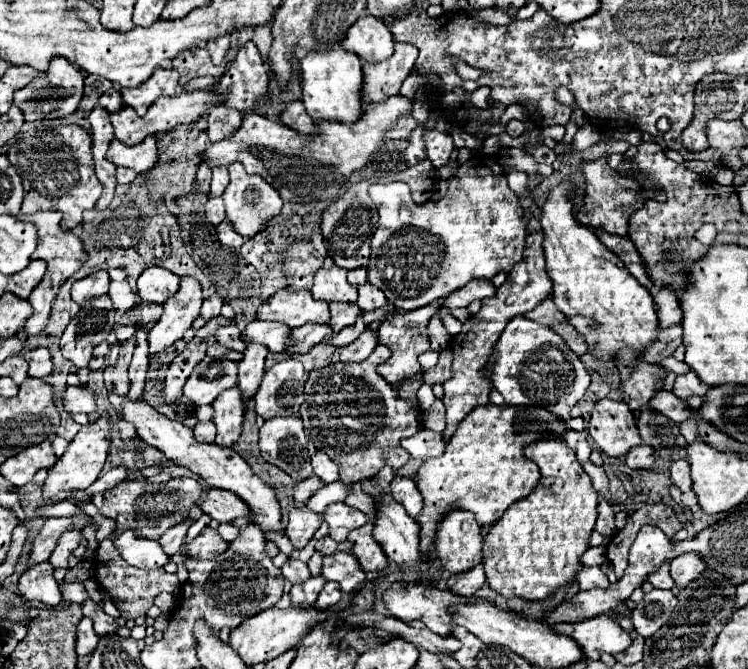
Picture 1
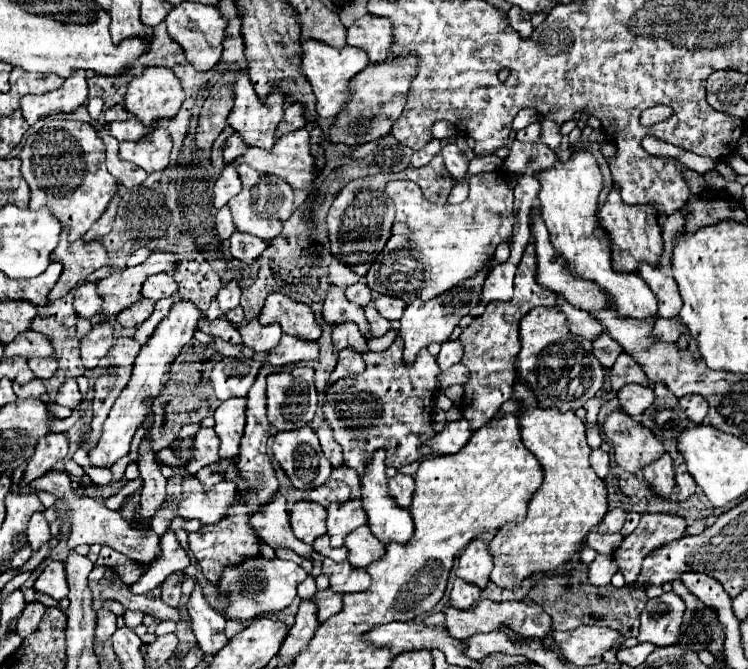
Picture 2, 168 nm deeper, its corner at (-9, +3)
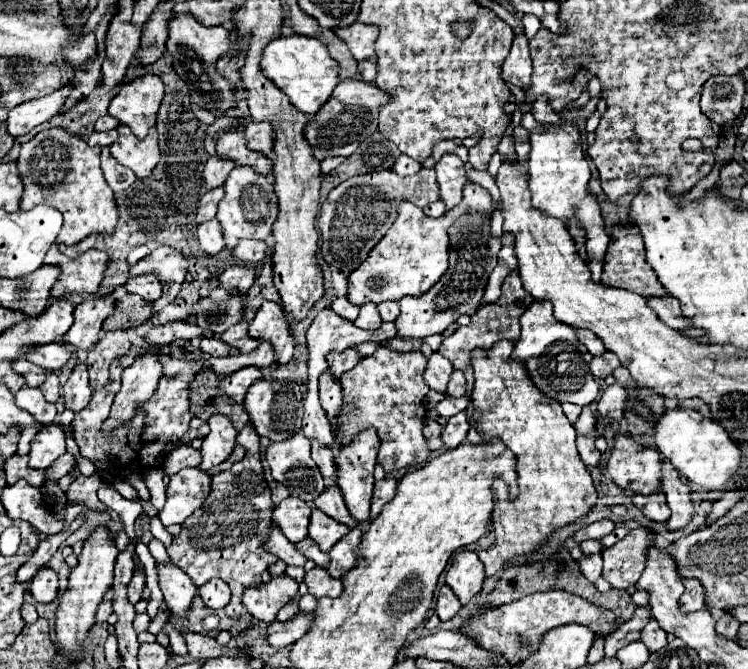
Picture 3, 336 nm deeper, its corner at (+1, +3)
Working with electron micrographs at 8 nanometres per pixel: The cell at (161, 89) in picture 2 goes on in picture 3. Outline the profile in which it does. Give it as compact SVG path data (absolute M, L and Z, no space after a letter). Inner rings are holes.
M155 74L139 76L121 86L109 104L109 114L129 126L137 138L145 138L155 126L161 100L165 96L163 80Z

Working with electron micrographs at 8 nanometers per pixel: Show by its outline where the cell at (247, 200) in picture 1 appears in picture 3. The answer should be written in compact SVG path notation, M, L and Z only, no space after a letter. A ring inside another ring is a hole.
M235 166L223 186L225 186L225 196L219 202L217 220L221 222L223 228L225 246L233 248L241 238L265 240L271 234L273 222L277 220L279 214L279 204L273 184L269 184L267 178L263 174L257 174L251 166Z

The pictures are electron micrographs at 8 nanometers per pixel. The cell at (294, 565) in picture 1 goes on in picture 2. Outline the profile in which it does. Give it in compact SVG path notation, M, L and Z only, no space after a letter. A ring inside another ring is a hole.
M307 576L307 580L301 582L299 588L297 588L297 596L299 596L301 600L311 598L315 592L317 592L317 588L315 588L315 578L313 578L313 576Z

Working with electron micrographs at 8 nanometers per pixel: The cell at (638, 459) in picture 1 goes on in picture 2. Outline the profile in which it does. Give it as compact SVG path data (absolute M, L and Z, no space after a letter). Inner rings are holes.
M663 454L659 462L653 462L643 470L643 480L645 484L661 498L671 498L673 486L675 486L675 474L673 474L673 460L669 454Z

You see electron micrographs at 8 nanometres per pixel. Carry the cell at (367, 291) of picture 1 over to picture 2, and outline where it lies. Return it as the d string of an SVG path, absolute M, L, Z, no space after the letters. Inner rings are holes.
M377 296L375 298L375 306L379 310L379 314L387 320L401 320L403 310L405 310L405 302L399 302L399 298L387 298L387 296Z

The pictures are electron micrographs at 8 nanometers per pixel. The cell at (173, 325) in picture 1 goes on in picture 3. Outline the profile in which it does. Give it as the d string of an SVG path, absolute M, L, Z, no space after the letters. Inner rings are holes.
M141 354L135 358L131 366L127 366L121 374L121 390L115 394L109 420L103 422L105 434L113 434L113 430L137 412L137 406L143 406L157 390L157 382L161 378L161 360L157 354Z

